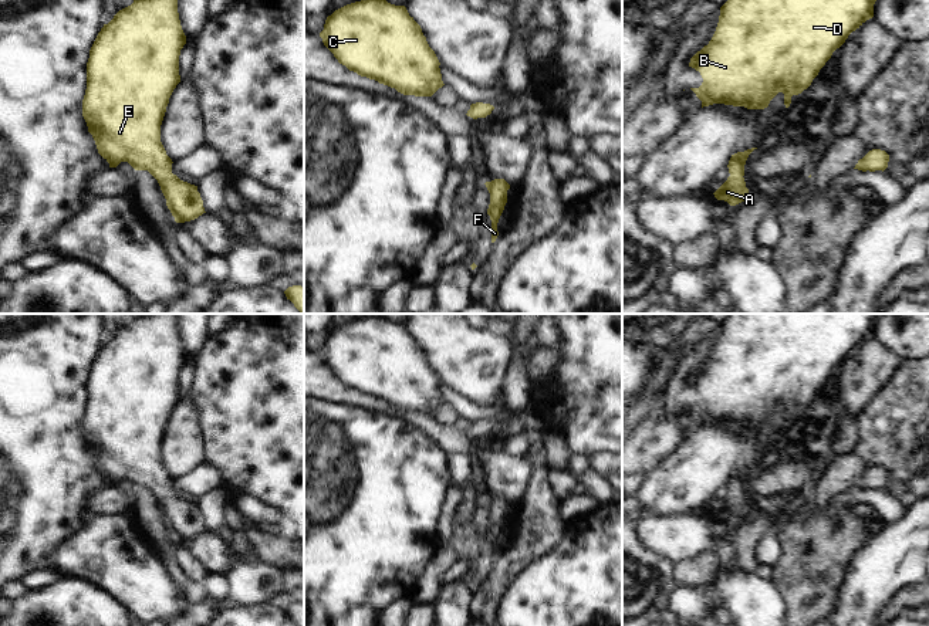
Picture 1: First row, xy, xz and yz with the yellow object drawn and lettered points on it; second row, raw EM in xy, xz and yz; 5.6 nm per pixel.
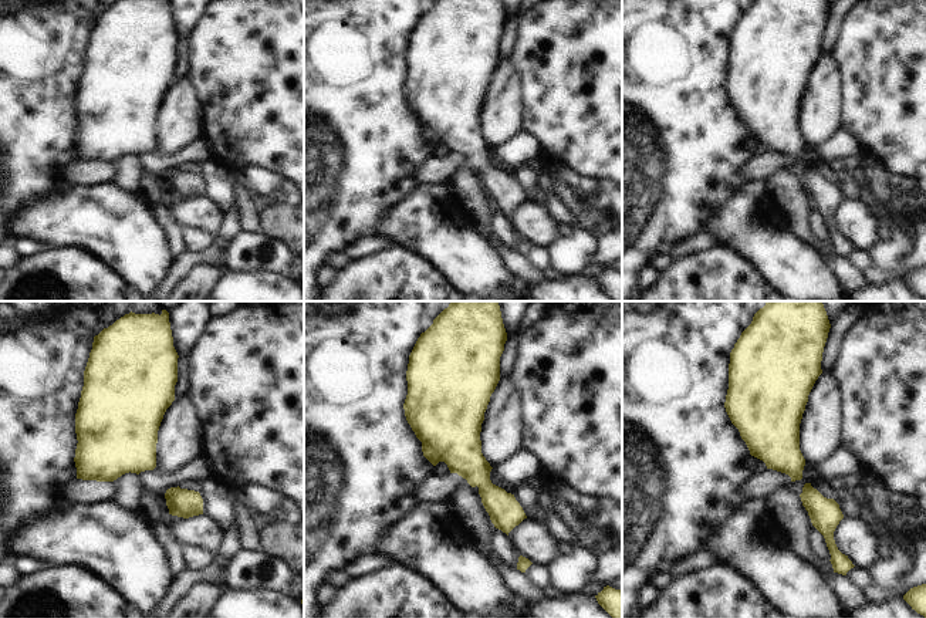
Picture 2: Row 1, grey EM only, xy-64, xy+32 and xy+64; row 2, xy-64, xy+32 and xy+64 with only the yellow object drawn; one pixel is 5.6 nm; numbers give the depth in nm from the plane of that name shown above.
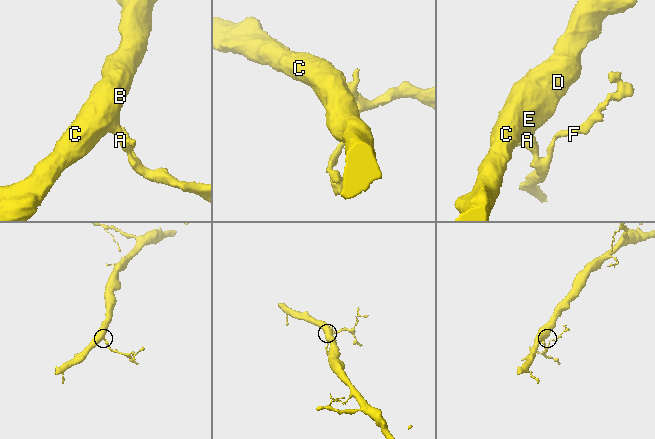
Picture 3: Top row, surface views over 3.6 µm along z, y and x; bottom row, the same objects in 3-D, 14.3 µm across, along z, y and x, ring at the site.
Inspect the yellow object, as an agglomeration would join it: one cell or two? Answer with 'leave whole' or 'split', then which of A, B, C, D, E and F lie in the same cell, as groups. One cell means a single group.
leave whole | A B C D E F

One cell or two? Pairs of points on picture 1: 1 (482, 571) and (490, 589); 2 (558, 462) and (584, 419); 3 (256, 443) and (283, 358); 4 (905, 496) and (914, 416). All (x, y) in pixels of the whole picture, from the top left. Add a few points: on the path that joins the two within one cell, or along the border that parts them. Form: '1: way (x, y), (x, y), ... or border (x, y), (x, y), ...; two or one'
1: border (493, 561), (487, 575), (477, 585); two
2: border (547, 427), (563, 437), (570, 453); two
3: way (254, 422), (253, 395), (264, 383), (264, 378); one
4: way (901, 476), (901, 436); one

